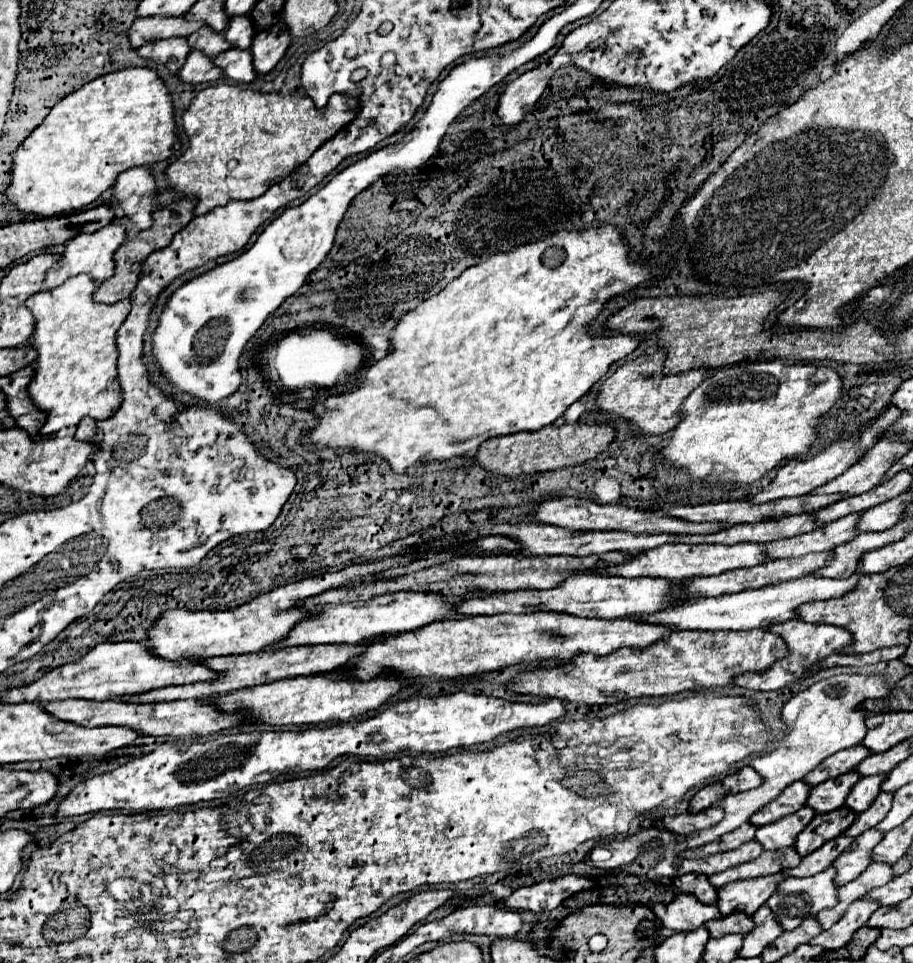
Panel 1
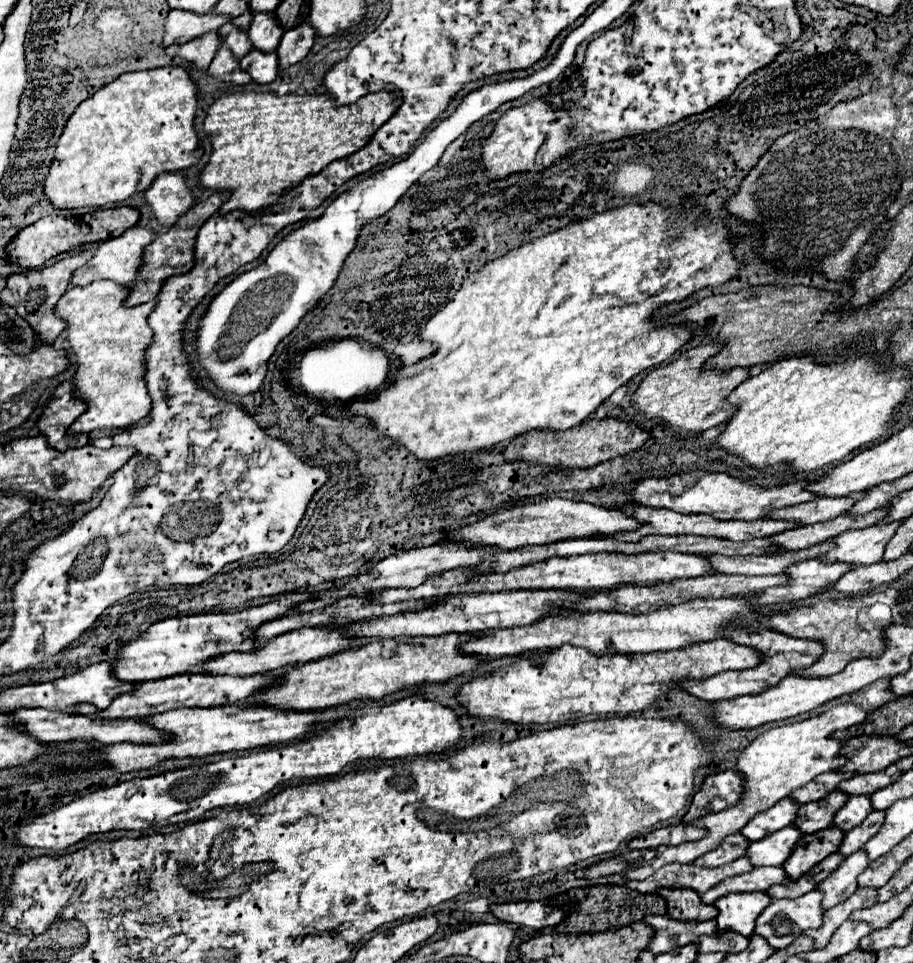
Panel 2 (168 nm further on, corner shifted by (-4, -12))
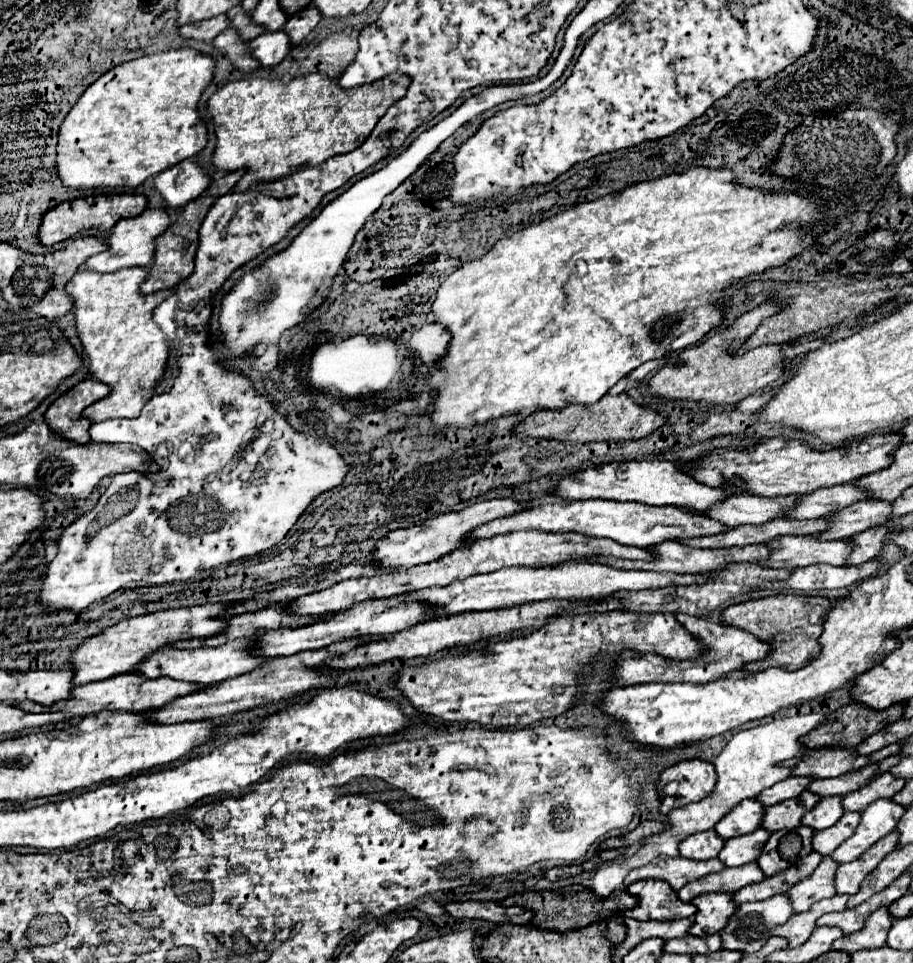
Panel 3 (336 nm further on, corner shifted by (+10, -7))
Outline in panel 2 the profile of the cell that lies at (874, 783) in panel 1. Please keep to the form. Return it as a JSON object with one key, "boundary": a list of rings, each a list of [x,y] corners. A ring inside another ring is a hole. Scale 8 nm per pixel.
{"boundary":[[[851,796],[845,806],[835,814],[833,818],[833,826],[839,826],[843,832],[859,826],[865,816],[871,812],[871,800],[869,796]]]}

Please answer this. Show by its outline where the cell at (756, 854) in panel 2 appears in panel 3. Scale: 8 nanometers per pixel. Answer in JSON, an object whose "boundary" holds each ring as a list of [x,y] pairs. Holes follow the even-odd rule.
{"boundary":[[[759,827],[757,831],[753,831],[749,835],[733,837],[729,841],[725,841],[725,847],[721,849],[719,859],[723,863],[727,863],[727,867],[741,867],[741,865],[753,863],[759,859],[769,835],[771,835],[769,831]]]}

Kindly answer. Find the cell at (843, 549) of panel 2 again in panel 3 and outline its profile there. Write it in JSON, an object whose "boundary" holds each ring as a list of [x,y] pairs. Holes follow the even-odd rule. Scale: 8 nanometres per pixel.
{"boundary":[[[785,535],[769,543],[773,547],[773,555],[763,559],[765,567],[773,569],[797,569],[817,563],[827,565],[847,565],[847,559],[853,551],[851,539],[833,539],[821,541],[815,535]]]}

